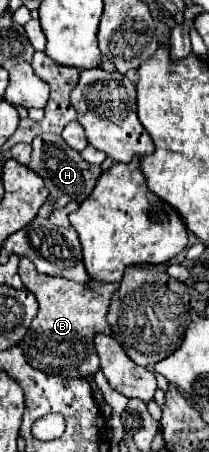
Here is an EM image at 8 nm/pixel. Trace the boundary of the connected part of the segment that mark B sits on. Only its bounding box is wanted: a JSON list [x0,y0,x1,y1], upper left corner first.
[19,257,119,379]

